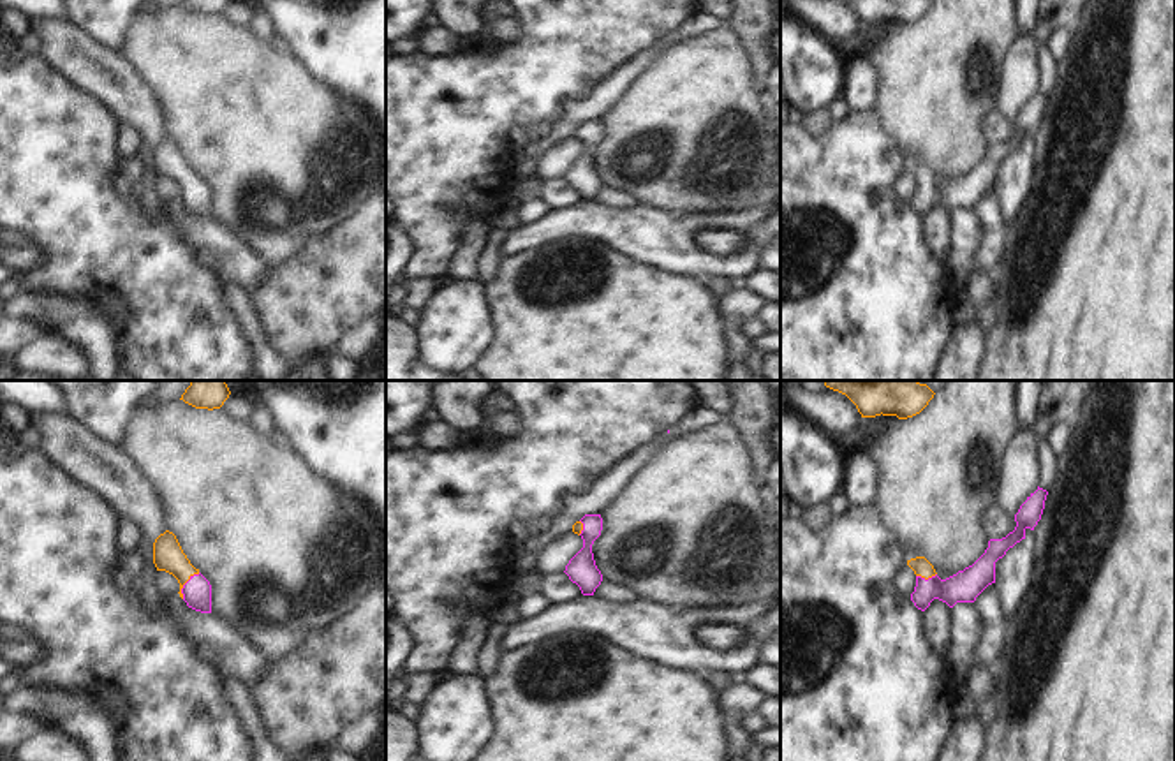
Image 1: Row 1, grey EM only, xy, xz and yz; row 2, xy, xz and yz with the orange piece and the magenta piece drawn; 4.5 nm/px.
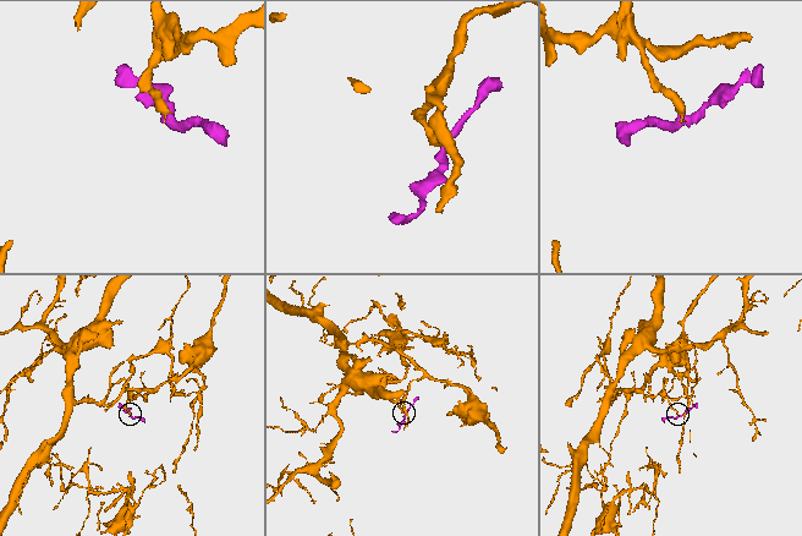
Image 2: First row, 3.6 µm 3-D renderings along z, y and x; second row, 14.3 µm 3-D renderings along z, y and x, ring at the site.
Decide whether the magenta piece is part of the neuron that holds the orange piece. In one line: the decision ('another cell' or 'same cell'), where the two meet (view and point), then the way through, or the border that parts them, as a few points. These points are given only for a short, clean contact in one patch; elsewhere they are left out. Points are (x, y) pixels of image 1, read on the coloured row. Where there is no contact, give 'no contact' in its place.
same cell; meets orange in xy at (185, 582); runs through xy (168, 555), (185, 573), (185, 582), (196, 592)

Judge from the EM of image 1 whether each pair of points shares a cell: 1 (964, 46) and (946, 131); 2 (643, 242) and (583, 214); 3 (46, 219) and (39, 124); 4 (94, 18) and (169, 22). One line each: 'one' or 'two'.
1: one
2: one
3: one
4: two

